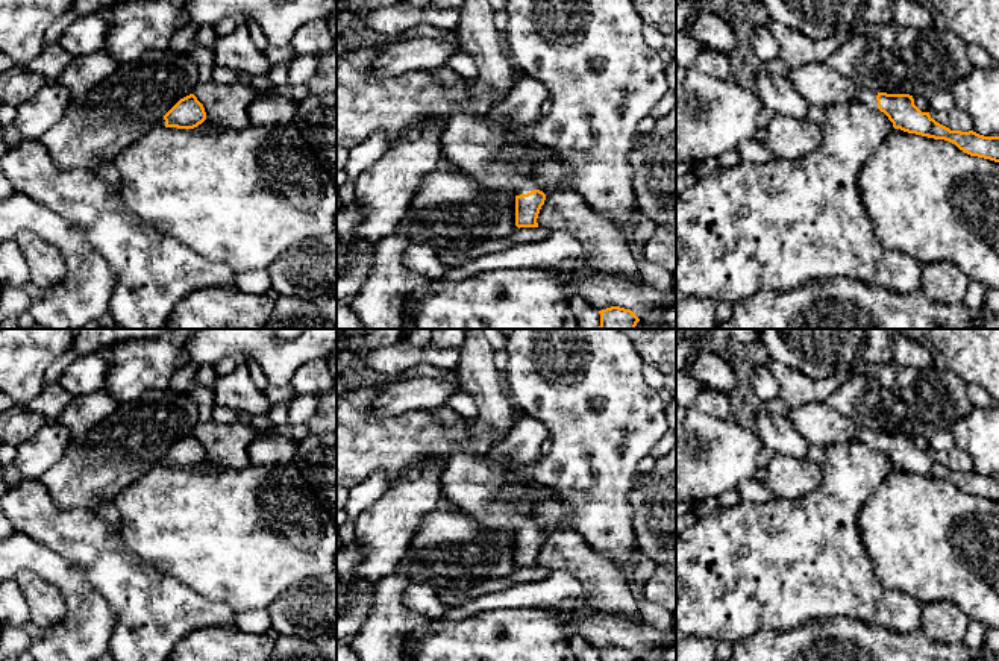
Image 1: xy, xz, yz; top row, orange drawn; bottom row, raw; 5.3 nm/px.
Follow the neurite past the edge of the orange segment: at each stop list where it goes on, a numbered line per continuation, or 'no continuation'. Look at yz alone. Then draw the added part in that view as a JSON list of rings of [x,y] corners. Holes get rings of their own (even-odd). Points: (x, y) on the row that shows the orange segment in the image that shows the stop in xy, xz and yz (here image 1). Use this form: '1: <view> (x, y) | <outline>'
1: yz (863, 94) | [[[858,85],[853,100],[878,109],[876,96],[878,96],[878,92],[875,92],[875,91],[866,88],[866,86]]]

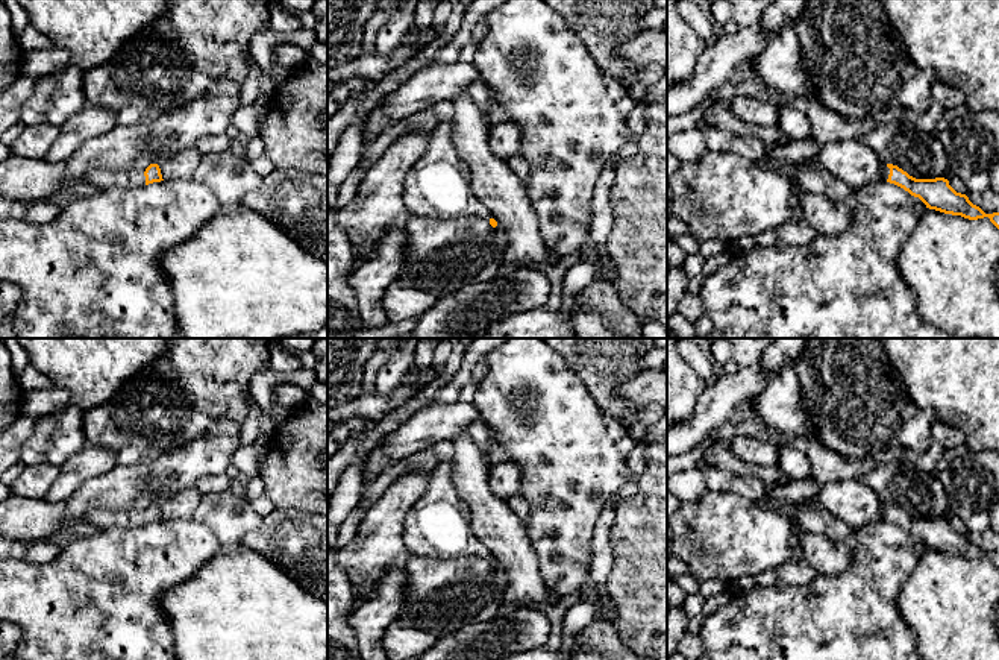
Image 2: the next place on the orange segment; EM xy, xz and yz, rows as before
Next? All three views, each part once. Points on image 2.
1: xy (103, 179) | [[[89,170],[85,182],[99,190],[109,190],[115,187],[142,187],[146,185],[146,170],[120,171],[120,170]]]

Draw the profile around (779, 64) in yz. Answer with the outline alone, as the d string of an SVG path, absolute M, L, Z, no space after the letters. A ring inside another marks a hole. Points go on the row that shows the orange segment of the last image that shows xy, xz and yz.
M791 24L764 35L764 47L755 59L761 80L785 96L814 99L806 82L800 44Z

